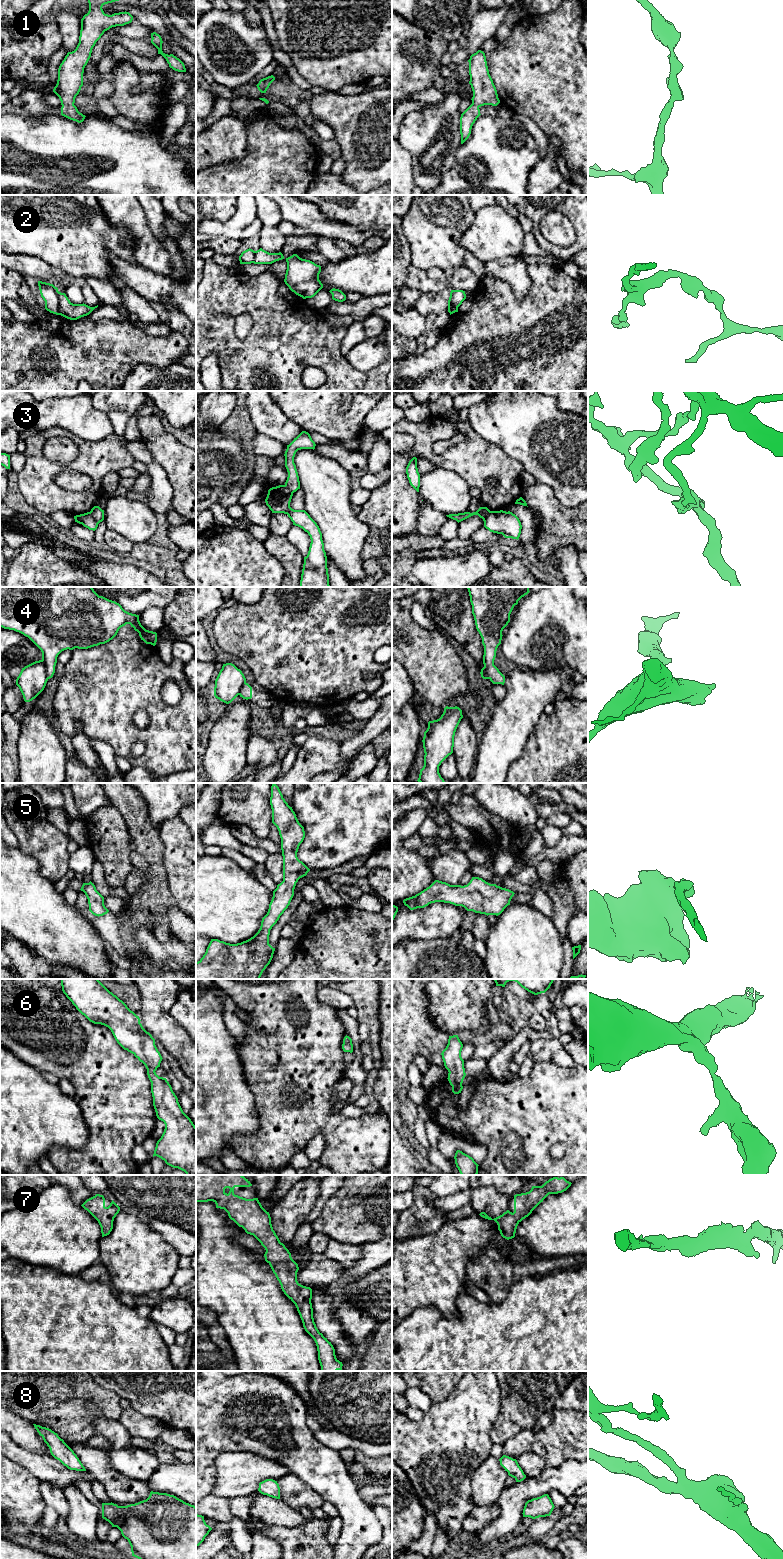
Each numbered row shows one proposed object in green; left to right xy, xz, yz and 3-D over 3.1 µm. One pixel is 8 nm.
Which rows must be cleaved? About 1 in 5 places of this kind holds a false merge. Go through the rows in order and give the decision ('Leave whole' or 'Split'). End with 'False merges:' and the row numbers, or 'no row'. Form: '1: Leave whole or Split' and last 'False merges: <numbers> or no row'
1: Leave whole
2: Split
3: Split
4: Split
5: Leave whole
6: Leave whole
7: Leave whole
8: Leave whole
False merges: 2, 3, 4

